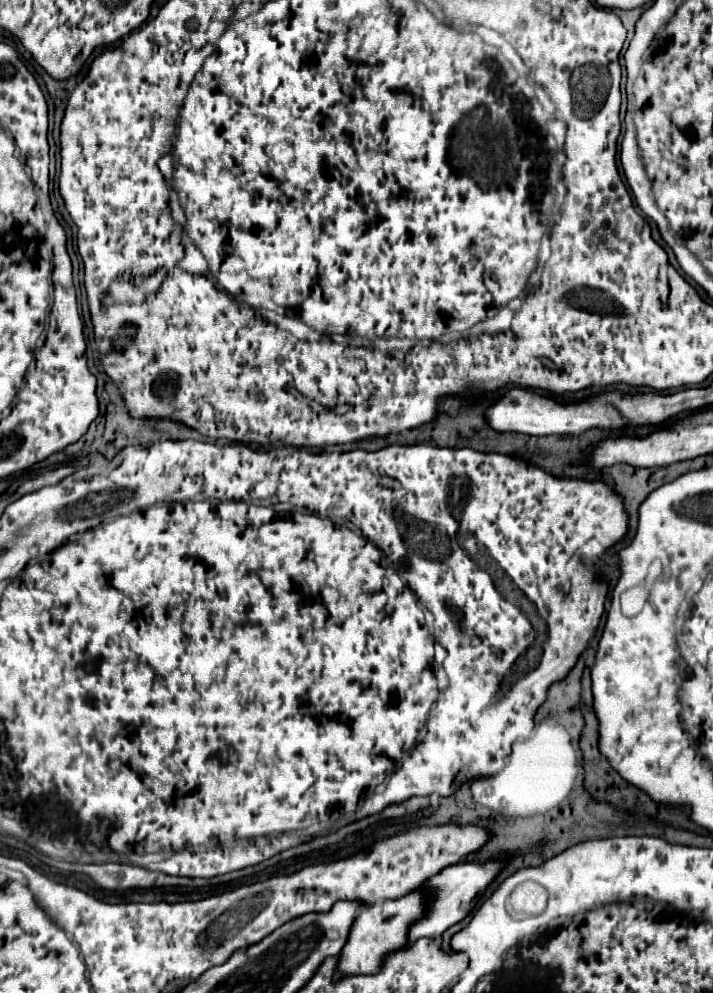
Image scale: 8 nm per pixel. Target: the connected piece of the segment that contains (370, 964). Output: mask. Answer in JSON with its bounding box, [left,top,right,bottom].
[335,891,425,977]

